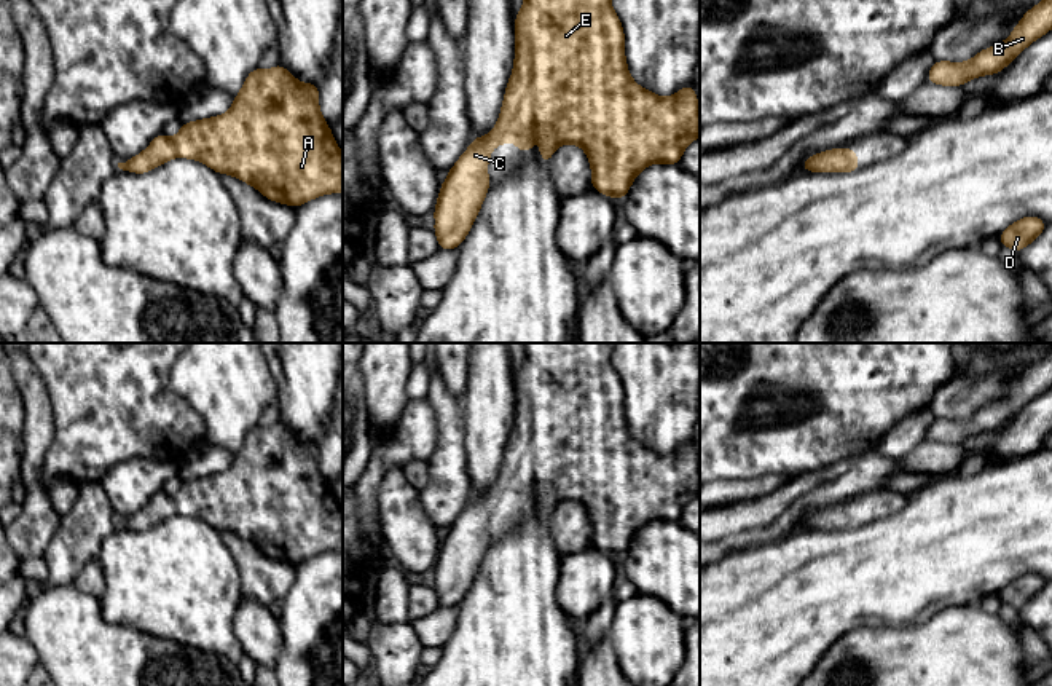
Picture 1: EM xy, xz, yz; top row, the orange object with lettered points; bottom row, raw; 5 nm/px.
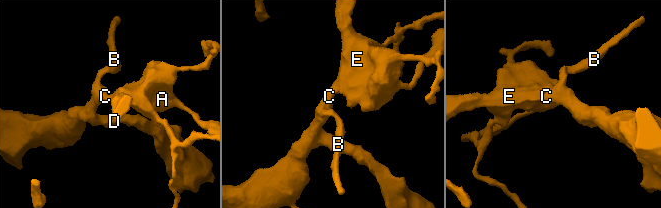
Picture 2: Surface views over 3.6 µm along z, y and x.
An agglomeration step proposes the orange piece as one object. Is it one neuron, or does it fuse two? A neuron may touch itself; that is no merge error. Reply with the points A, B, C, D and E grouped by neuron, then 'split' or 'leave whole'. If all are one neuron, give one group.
A B C D E | leave whole

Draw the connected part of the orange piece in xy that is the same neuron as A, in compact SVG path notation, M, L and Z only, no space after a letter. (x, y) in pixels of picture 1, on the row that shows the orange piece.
M282 64L269 70L253 69L225 115L183 123L172 139L159 132L148 148L124 163L118 163L118 168L145 174L175 156L202 161L217 174L234 175L255 187L265 198L289 204L293 209L327 193L343 193L343 153L320 115L319 86L295 80Z

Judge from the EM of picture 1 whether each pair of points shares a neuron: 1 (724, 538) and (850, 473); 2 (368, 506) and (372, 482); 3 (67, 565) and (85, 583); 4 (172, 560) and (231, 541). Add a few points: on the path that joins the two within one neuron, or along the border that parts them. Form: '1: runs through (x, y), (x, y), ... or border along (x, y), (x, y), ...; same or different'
1: runs through (756, 522), (778, 516), (799, 496), (818, 490); same
2: runs through (368, 500), (368, 488); same
3: border along (96, 559), (72, 583); different
4: border along (217, 532), (236, 565), (239, 578); different

